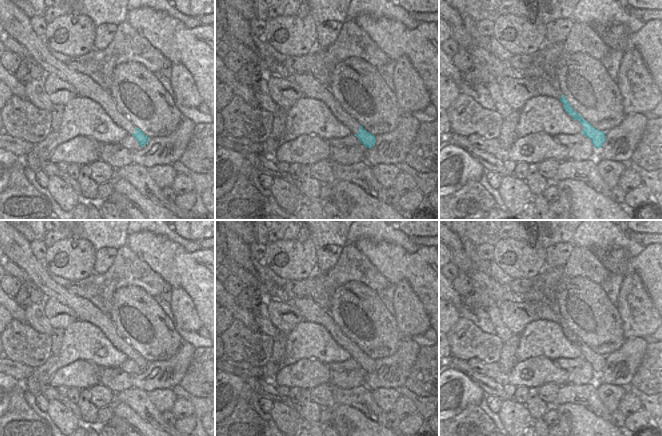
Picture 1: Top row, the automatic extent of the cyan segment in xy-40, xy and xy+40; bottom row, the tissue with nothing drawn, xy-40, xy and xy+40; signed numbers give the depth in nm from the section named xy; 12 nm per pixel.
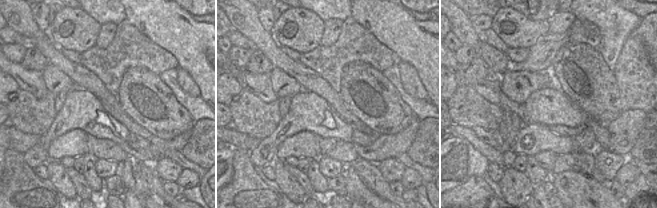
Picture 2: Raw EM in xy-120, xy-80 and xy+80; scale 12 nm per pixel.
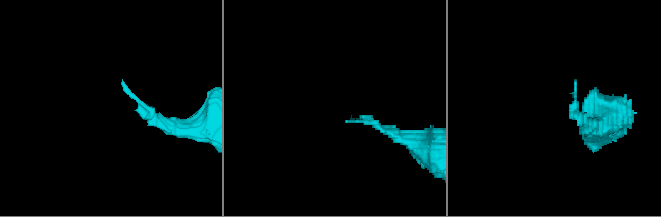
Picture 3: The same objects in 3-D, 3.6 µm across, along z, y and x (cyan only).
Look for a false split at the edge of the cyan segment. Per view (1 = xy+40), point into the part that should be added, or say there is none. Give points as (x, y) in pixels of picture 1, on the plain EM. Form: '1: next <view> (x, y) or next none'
1: next xy+40 (544, 312)

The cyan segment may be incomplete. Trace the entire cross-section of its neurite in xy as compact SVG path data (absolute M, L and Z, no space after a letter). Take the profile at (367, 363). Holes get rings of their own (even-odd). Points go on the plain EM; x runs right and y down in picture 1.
M271 282L268 297L298 308L305 321L317 323L326 328L336 343L345 349L351 355L351 358L360 364L361 368L366 372L374 370L375 360L367 356L353 341L345 337L330 313L316 304L314 300L309 297L291 296L284 287L279 287L274 282Z

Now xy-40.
M0 220L0 246L5 260L16 264L27 272L28 278L35 283L44 293L45 297L58 300L63 305L70 307L77 315L78 320L87 321L102 330L111 344L132 359L144 371L149 361L123 339L110 315L103 313L90 300L77 296L56 283L48 272L44 261L38 260L32 250L31 243L18 232L7 220Z

